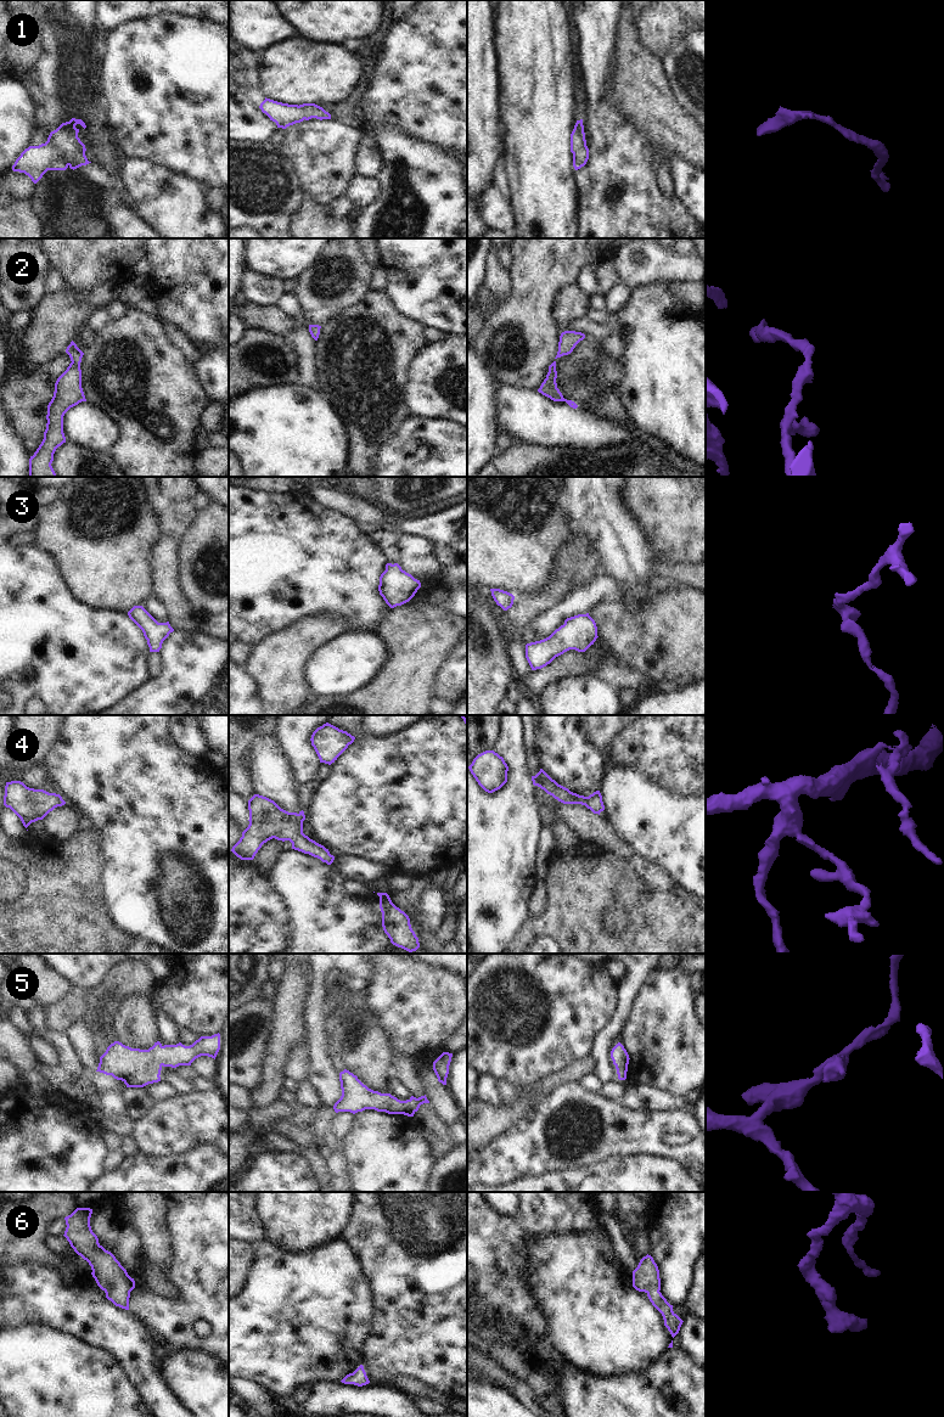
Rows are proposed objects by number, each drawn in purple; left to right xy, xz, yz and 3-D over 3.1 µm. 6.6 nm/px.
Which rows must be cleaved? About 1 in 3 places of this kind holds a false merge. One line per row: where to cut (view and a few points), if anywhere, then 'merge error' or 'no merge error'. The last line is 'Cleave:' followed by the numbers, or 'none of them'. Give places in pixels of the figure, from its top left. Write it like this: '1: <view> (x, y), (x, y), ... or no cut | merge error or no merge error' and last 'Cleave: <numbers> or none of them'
1: no cut | no merge error
2: no cut | no merge error
3: no cut | no merge error
4: no cut | no merge error
5: no cut | no merge error
6: no cut | no merge error
Cleave: none of them

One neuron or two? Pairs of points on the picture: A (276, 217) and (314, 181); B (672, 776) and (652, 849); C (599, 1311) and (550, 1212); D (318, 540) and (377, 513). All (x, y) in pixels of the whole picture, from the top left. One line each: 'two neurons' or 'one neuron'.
A: two neurons
B: two neurons
C: two neurons
D: two neurons

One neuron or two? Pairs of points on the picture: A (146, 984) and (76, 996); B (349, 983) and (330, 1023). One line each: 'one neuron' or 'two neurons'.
A: two neurons
B: one neuron

